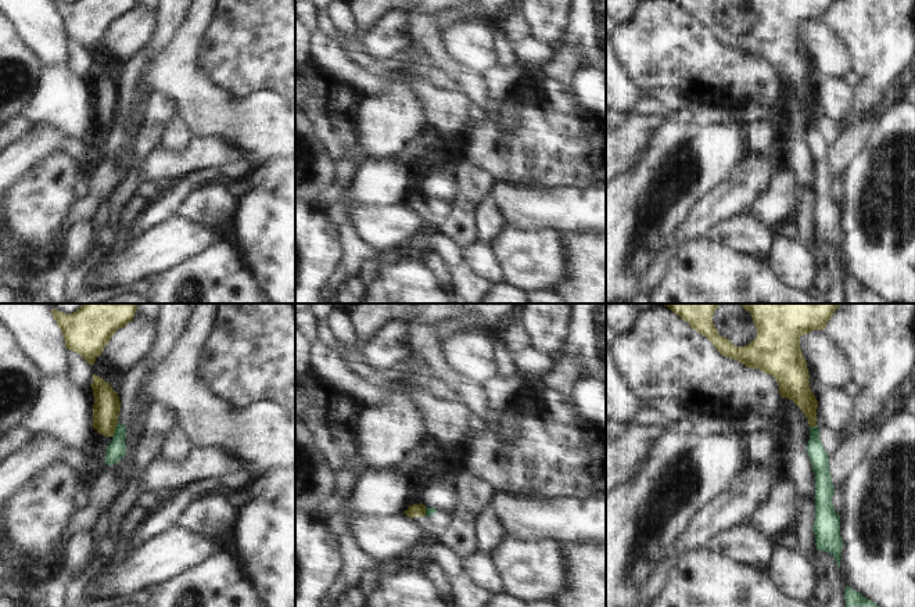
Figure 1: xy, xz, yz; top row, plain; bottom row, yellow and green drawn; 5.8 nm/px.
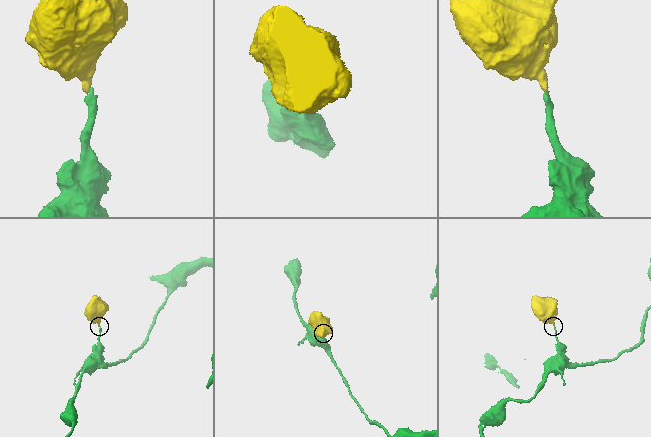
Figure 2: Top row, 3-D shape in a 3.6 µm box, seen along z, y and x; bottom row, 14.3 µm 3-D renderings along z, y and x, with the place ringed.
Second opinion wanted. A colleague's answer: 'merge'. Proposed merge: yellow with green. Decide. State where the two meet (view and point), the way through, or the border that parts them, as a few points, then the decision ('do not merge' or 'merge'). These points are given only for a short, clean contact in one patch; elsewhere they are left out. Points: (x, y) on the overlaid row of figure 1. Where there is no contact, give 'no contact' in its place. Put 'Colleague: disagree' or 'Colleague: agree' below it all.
meets yellow in xy at (114, 430); border along xy (118, 423), (111, 435); do not merge
Colleague: disagree

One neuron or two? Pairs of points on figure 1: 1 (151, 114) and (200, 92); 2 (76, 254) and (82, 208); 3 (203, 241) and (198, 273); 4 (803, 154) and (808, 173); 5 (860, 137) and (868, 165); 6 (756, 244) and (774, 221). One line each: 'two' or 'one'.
1: two
2: two
3: two
4: one
5: two
6: two

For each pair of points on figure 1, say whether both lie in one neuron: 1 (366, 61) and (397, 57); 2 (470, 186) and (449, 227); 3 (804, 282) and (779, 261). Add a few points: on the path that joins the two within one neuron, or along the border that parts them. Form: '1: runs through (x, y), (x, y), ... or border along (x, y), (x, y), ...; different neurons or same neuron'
1: runs through (373, 64), (390, 64); same neuron
2: runs through (467, 196), (459, 218); same neuron
3: runs through (799, 276), (785, 262); same neuron

